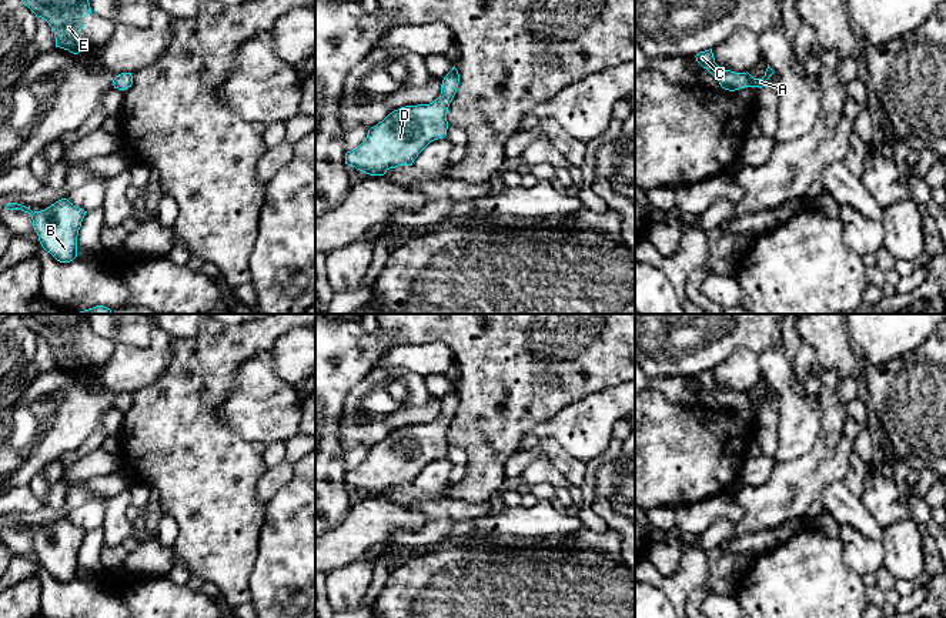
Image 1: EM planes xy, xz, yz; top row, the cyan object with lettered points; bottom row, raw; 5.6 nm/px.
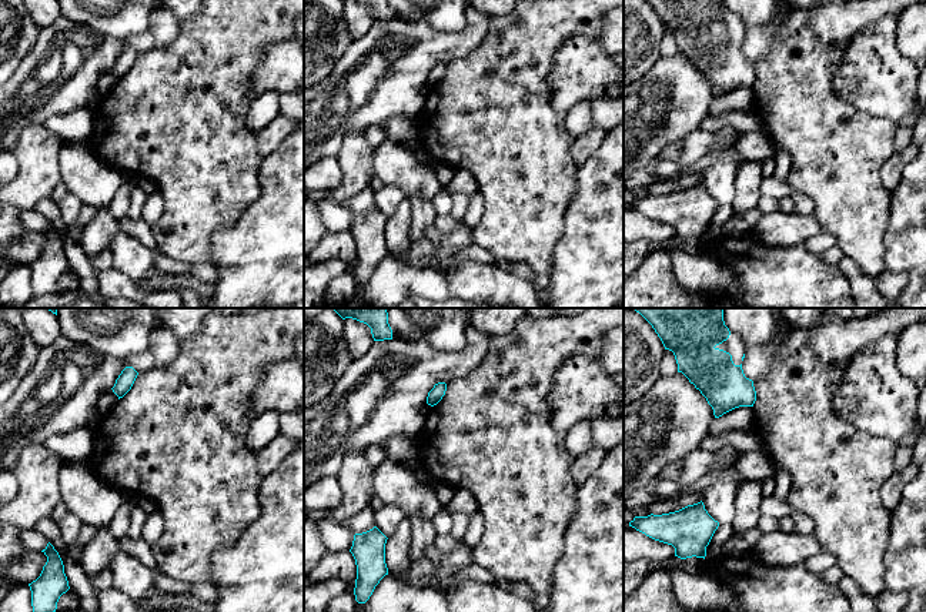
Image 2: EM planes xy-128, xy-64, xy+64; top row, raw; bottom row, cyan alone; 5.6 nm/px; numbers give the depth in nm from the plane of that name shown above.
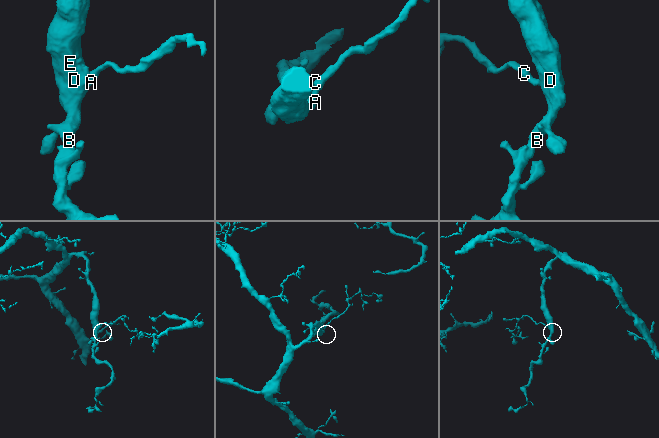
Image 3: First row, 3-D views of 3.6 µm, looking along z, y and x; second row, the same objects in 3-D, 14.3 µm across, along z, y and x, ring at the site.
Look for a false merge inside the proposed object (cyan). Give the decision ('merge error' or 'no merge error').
no merge error

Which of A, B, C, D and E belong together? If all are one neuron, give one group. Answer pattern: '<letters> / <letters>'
A B C D E

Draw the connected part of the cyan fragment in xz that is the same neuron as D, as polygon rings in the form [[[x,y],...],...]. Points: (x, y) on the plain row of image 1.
[[[454,385],[444,397],[437,420],[390,432],[368,450],[367,458],[357,468],[345,472],[345,484],[370,495],[384,495],[398,485],[412,485],[431,461],[447,455],[447,432],[458,404],[459,394]]]

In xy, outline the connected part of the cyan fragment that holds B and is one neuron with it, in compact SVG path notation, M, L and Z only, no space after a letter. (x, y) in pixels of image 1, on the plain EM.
M61 518L41 531L31 531L30 525L7 524L6 530L21 530L33 540L34 551L41 567L60 582L70 582L77 577L77 555L87 531Z

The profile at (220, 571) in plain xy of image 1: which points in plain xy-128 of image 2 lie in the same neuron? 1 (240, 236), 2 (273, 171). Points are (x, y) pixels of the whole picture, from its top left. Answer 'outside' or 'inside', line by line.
1: outside
2: outside

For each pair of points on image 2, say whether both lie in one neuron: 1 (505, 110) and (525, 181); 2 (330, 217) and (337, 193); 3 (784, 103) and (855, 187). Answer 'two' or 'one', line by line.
1: one
2: two
3: one

